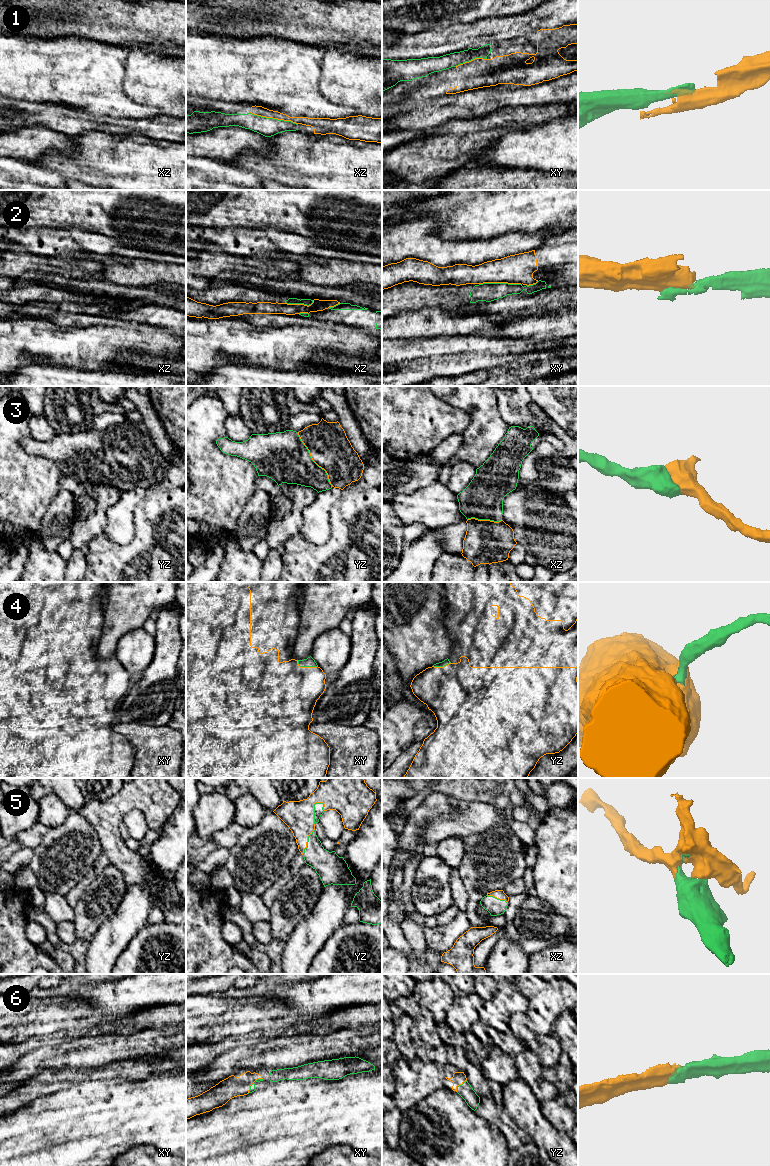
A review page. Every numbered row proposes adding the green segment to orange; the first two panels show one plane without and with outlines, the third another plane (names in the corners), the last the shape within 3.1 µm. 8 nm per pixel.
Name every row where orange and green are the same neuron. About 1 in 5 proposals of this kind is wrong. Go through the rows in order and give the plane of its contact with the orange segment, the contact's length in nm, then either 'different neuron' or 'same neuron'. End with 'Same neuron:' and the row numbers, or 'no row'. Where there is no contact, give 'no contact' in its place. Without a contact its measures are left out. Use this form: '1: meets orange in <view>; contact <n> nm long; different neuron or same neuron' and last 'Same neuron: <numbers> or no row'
1: meets orange in xz; contact 400 nm long; same neuron
2: meets orange in xy; contact 340 nm long; different neuron
3: meets orange in yz; contact 500 nm long; same neuron
4: meets orange in xy; contact 180 nm long; same neuron
5: meets orange in yz; contact 200 nm long; same neuron
6: meets orange in yz; contact 130 nm long; same neuron
Same neuron: 1, 3, 4, 5, 6

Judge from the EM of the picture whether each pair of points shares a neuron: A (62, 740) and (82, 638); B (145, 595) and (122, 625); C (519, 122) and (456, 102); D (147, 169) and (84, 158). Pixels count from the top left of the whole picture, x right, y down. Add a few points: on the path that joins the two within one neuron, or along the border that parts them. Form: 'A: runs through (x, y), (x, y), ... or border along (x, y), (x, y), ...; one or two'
A: runs through (64, 715), (64, 701), (75, 690), (76, 663); one
B: runs through (138, 602), (122, 618); one
C: border along (514, 107), (503, 107), (486, 115), (468, 118); two
D: runs through (131, 165), (118, 161), (100, 160); one

